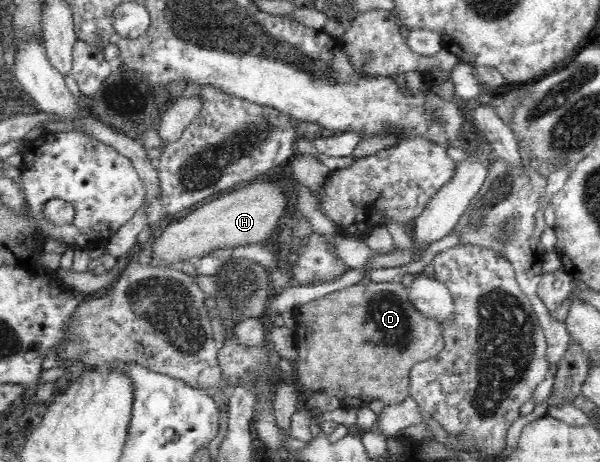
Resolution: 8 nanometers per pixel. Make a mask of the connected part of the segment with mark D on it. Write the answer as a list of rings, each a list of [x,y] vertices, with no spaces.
[[[356,279],[354,286],[348,286],[348,288],[332,292],[332,294],[318,298],[308,304],[300,305],[292,310],[293,317],[296,319],[294,331],[295,341],[297,342],[297,364],[295,364],[295,371],[301,390],[308,392],[310,396],[317,393],[335,396],[344,407],[366,407],[374,399],[382,400],[385,404],[402,402],[407,396],[410,396],[408,394],[408,386],[410,385],[408,378],[411,368],[418,362],[424,362],[436,356],[445,347],[445,337],[443,336],[443,328],[440,327],[440,323],[422,316],[422,313],[410,301],[410,287],[403,286],[398,280],[390,282],[370,281],[369,284],[364,286],[364,284],[358,284]]]

